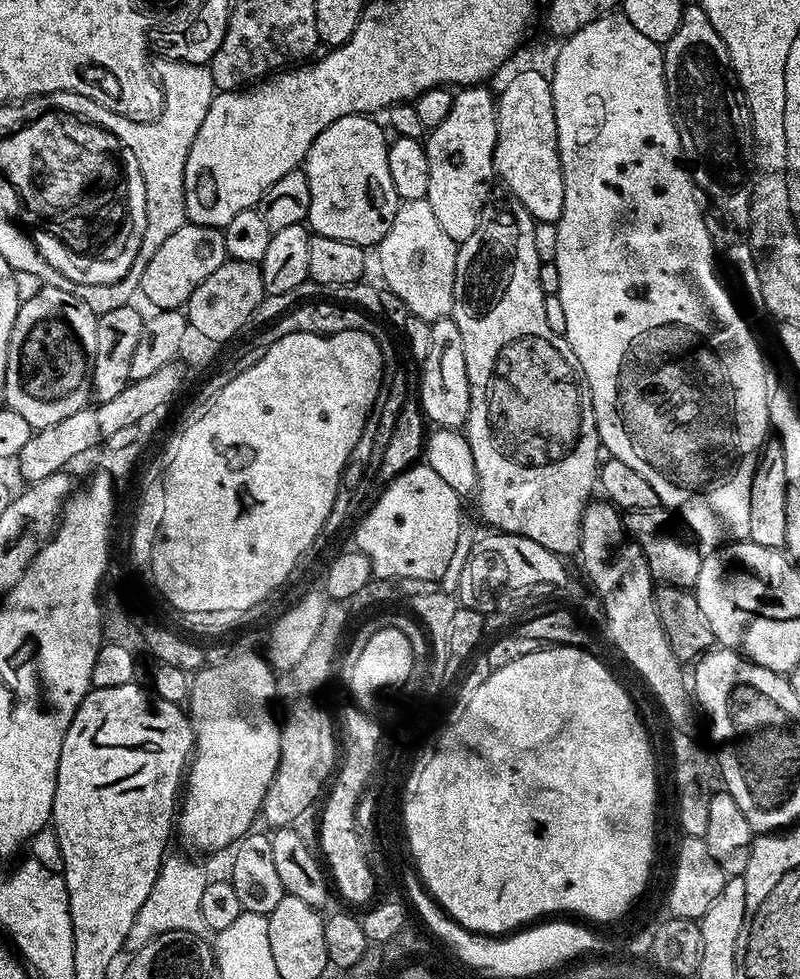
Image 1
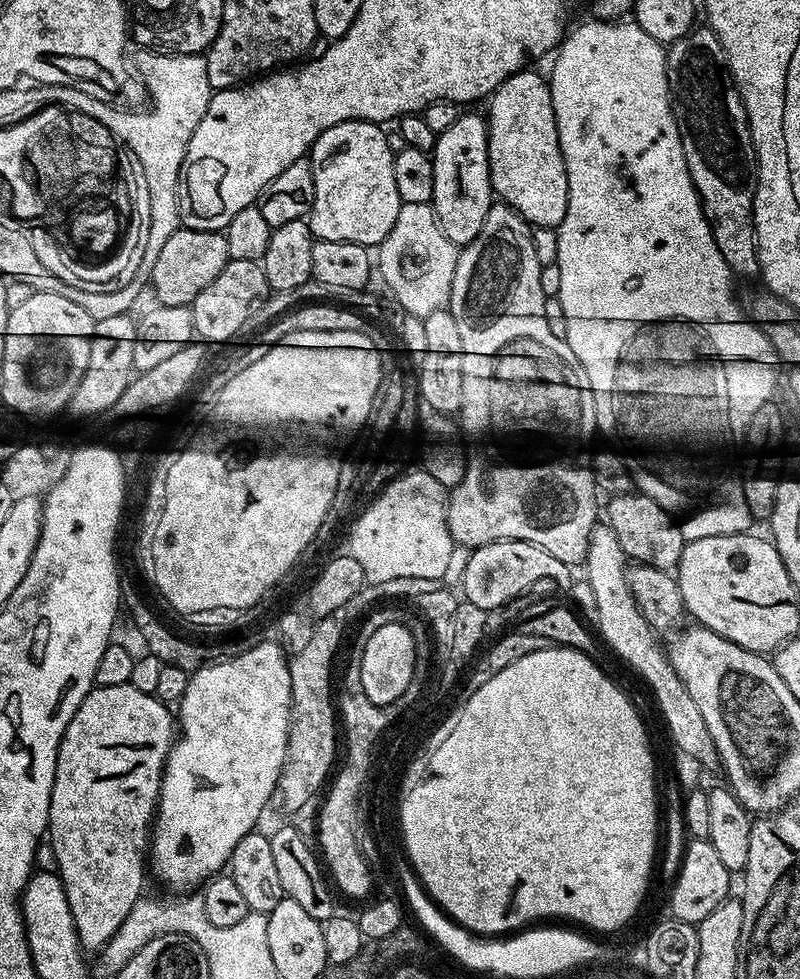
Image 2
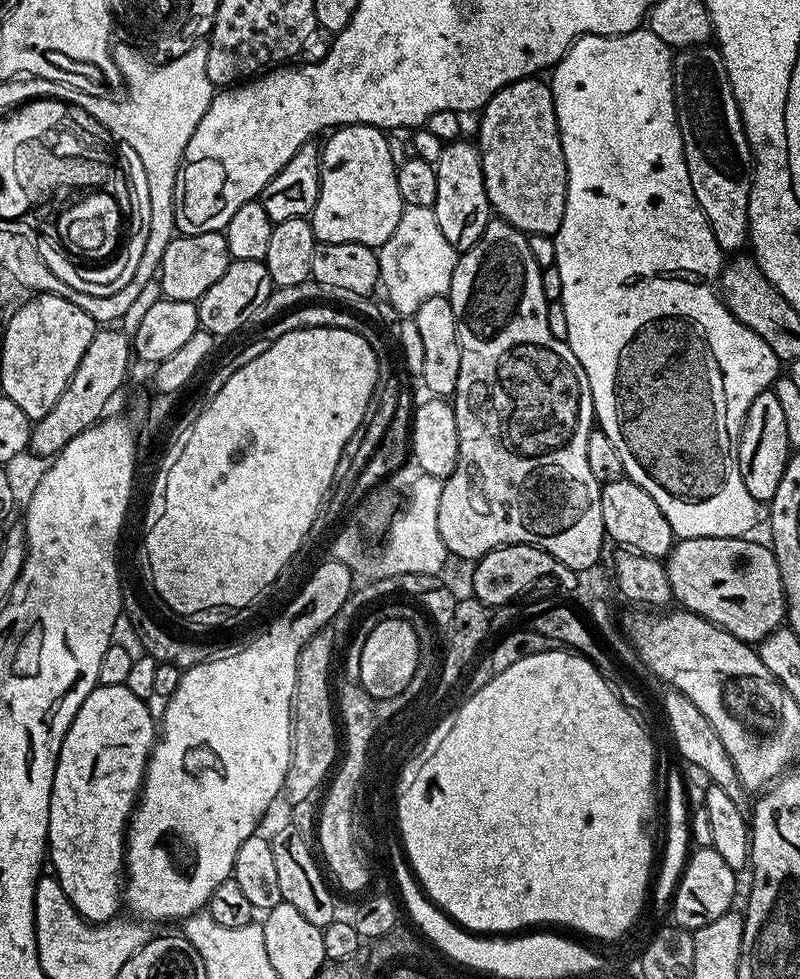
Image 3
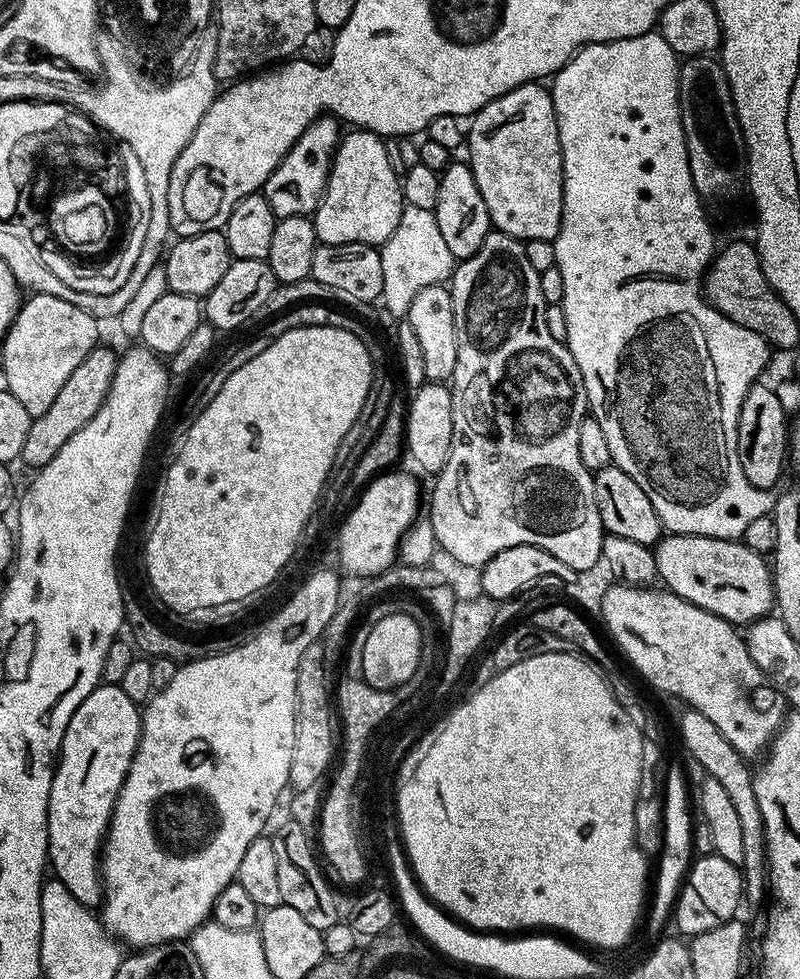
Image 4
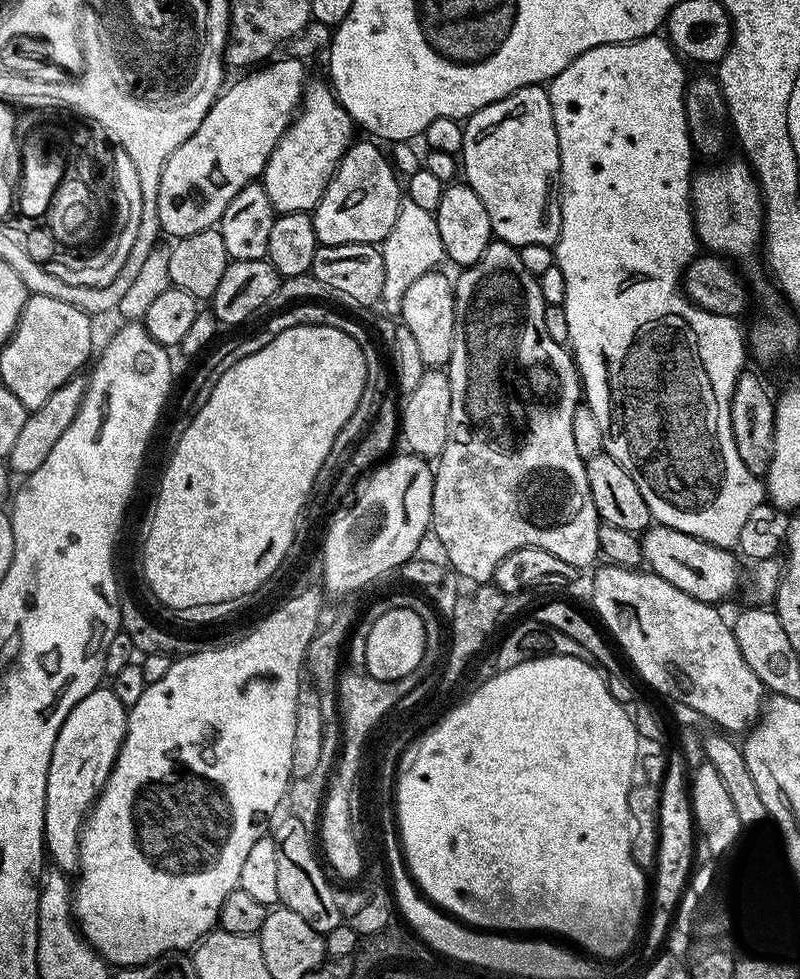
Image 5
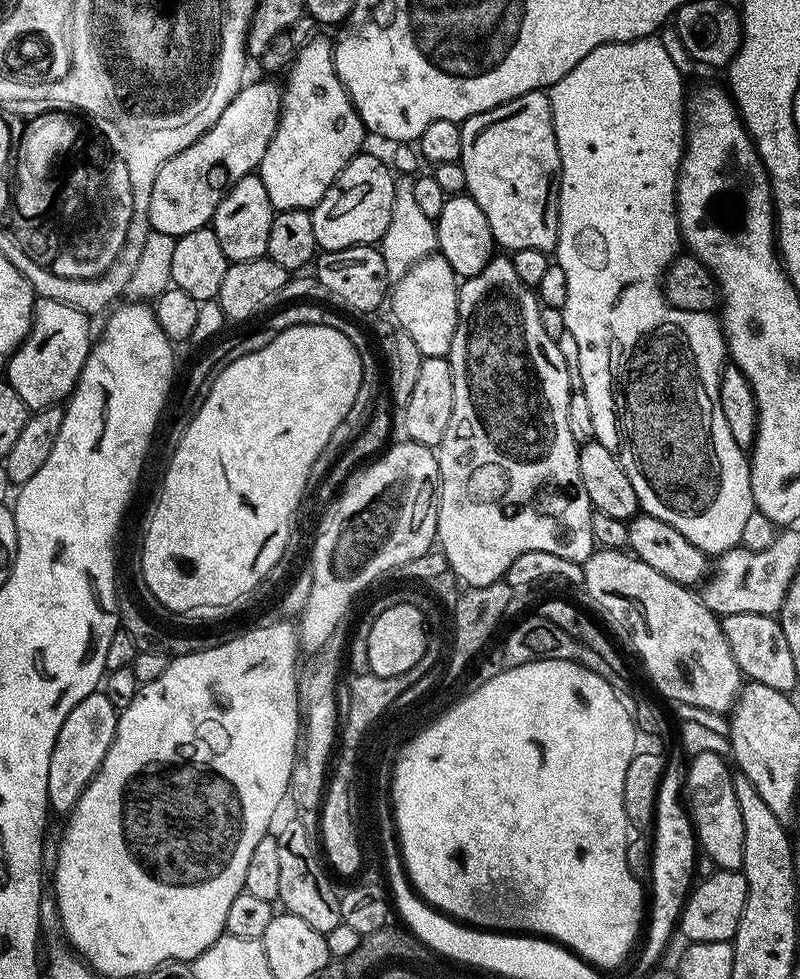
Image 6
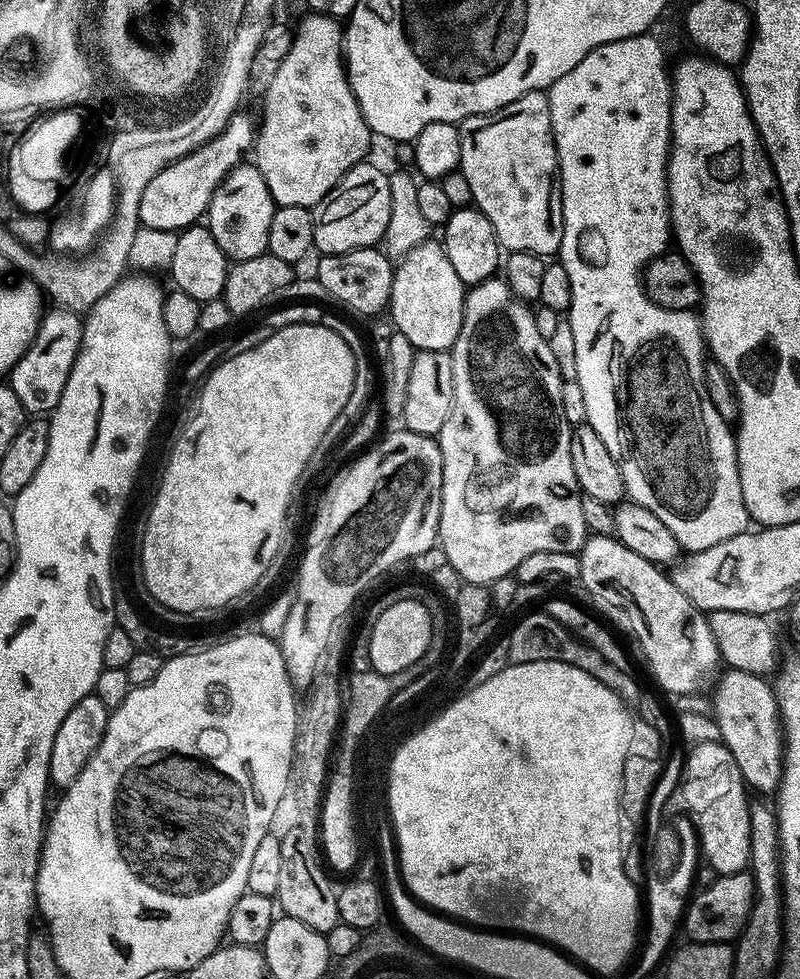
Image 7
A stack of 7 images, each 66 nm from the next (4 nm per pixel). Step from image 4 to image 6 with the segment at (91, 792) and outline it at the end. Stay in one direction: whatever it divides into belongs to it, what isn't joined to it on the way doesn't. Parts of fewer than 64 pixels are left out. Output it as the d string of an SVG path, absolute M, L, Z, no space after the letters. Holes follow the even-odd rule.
M100 690L82 698L82 702L78 702L78 706L74 706L70 714L66 714L66 722L62 722L62 730L58 730L58 738L50 754L48 803L53 813L71 812L96 771L102 766L106 750L110 750L116 737L117 715L118 710L110 702L110 698Z

